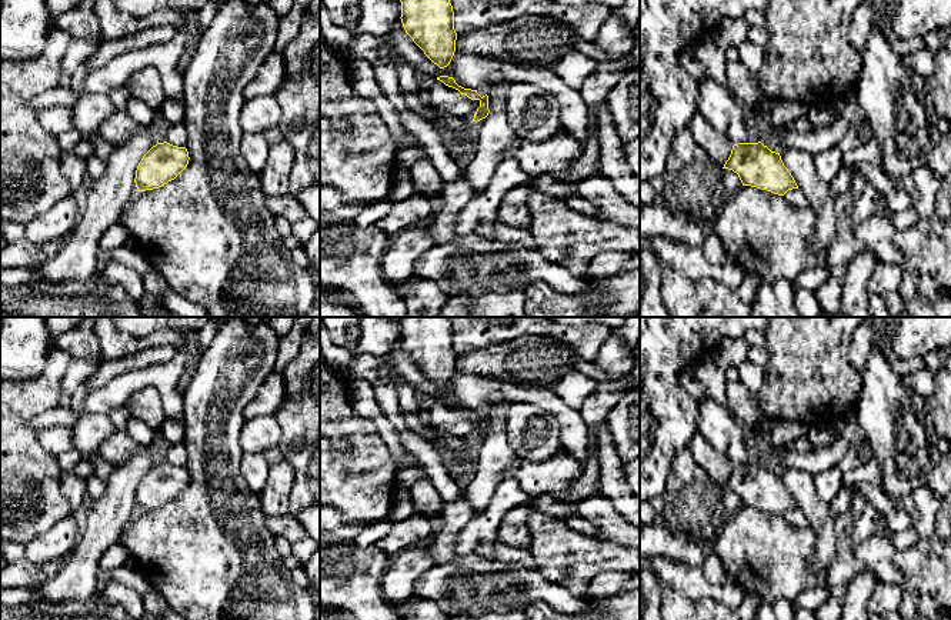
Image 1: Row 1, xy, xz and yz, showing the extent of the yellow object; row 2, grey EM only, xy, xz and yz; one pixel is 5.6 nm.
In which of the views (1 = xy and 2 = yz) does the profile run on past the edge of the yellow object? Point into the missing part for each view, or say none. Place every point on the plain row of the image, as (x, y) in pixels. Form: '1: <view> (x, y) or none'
1: none
2: none

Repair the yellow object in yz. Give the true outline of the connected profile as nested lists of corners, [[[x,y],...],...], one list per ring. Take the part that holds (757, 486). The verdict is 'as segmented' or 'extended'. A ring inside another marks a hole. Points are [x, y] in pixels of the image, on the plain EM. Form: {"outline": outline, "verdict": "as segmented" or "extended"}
{"outline": [[[761,461],[734,464],[723,489],[737,493],[743,506],[757,507],[778,516],[798,509],[780,473],[771,471]]], "verdict": "as segmented"}

